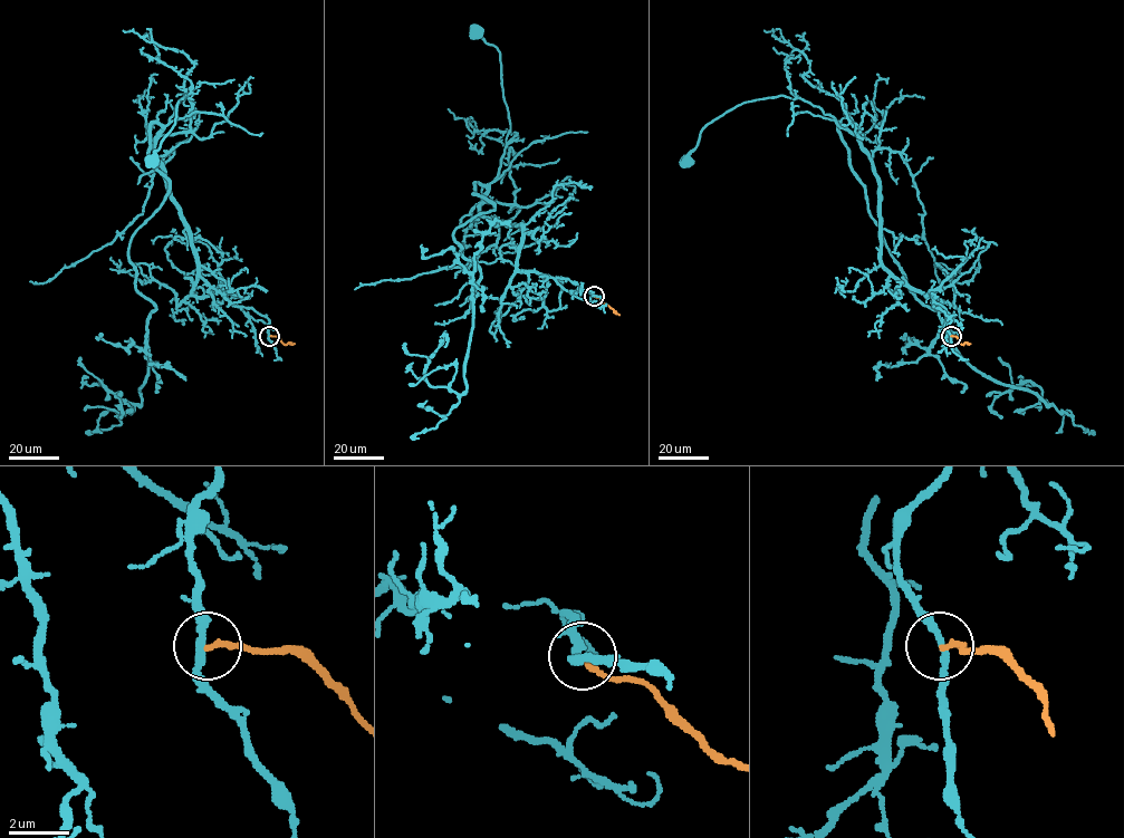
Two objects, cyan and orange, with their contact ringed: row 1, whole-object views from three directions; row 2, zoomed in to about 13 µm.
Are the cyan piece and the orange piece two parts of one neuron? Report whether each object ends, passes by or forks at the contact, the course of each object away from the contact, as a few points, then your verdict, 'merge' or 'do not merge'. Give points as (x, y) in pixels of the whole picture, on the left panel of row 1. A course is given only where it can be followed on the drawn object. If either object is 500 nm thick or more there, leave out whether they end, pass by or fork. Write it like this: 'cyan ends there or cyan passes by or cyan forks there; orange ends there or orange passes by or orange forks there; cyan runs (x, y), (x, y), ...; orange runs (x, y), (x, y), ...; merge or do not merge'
cyan passes by; orange ends there; cyan runs (268, 336), (269, 320), (252, 308), (220, 291), (192, 294), (191, 230), (154, 148), (185, 95), (151, 162); orange runs (269, 336), (286, 345), (294, 344); do not merge

